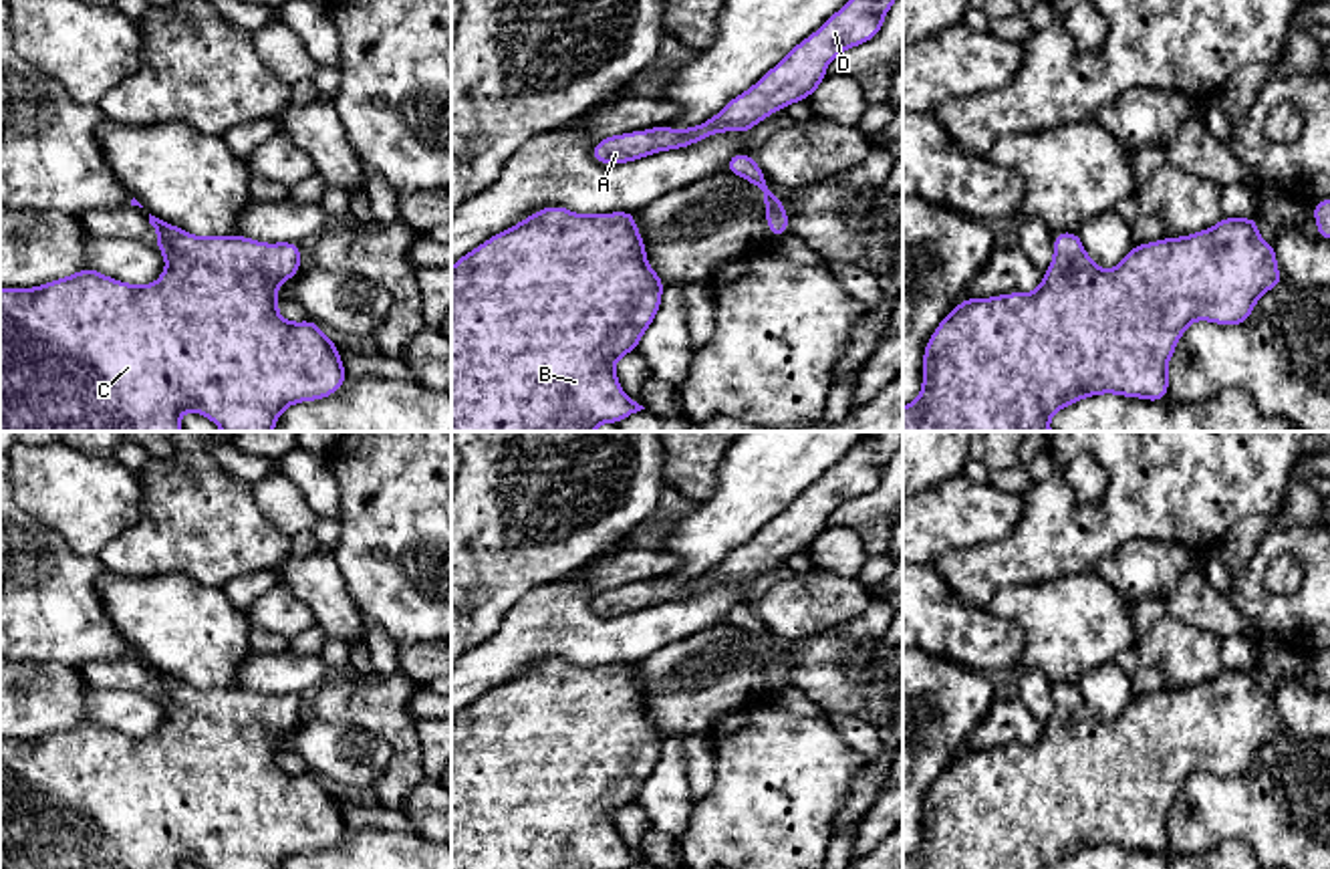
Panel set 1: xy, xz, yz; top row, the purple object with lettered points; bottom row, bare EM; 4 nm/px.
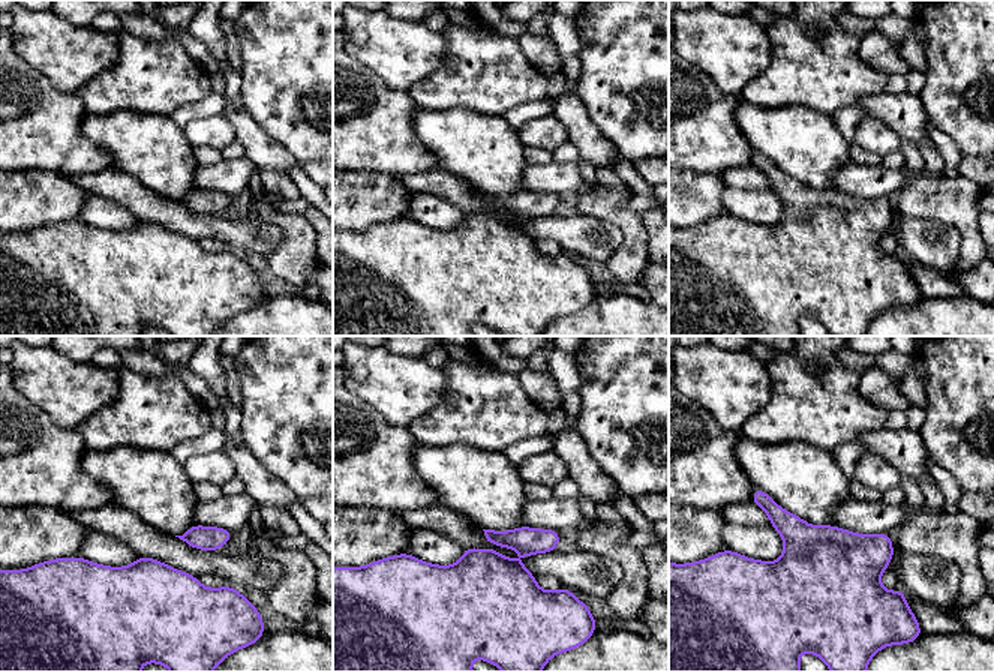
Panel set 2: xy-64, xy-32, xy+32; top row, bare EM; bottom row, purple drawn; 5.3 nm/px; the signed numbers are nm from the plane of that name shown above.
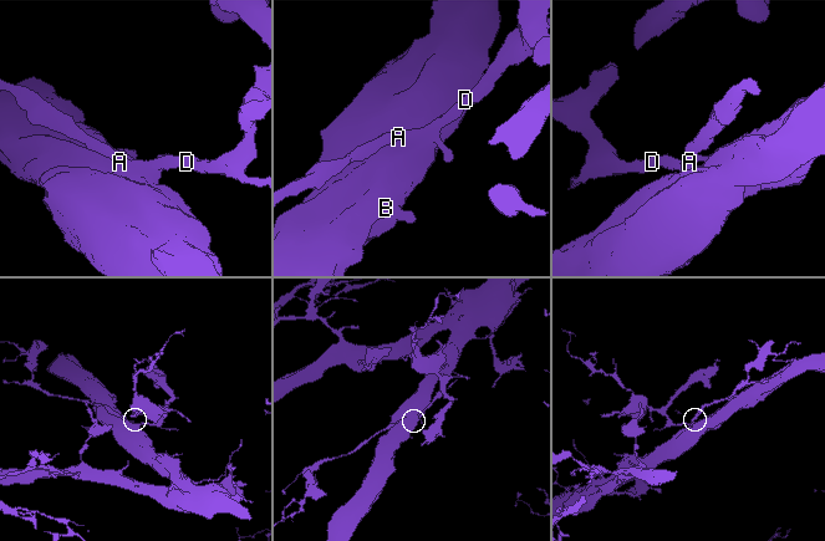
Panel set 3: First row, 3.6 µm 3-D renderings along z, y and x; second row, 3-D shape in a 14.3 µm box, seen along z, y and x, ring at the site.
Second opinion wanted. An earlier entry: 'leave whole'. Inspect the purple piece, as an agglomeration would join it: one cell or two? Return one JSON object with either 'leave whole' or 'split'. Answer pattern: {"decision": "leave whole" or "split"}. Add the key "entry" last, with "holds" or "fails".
{"decision": "leave whole", "entry": "holds"}

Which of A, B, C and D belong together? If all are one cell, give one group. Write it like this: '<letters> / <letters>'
A B C D

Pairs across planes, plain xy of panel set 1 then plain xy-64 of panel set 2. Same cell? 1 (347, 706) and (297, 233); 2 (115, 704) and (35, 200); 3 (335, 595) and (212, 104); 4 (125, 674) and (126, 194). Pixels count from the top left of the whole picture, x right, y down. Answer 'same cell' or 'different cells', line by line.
1: same cell
2: different cells
3: different cells
4: same cell

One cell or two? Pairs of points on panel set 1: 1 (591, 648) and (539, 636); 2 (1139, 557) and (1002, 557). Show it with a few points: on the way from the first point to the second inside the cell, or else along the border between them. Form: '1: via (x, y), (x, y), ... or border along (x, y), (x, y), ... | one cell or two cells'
1: via (579, 636), (551, 636) | one cell
2: border along (1149, 541), (1127, 541), (1091, 569) | two cells

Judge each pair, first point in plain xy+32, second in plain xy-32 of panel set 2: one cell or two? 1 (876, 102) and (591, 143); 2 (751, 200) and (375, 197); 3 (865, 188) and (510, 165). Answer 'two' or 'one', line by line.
1: one
2: two
3: two

